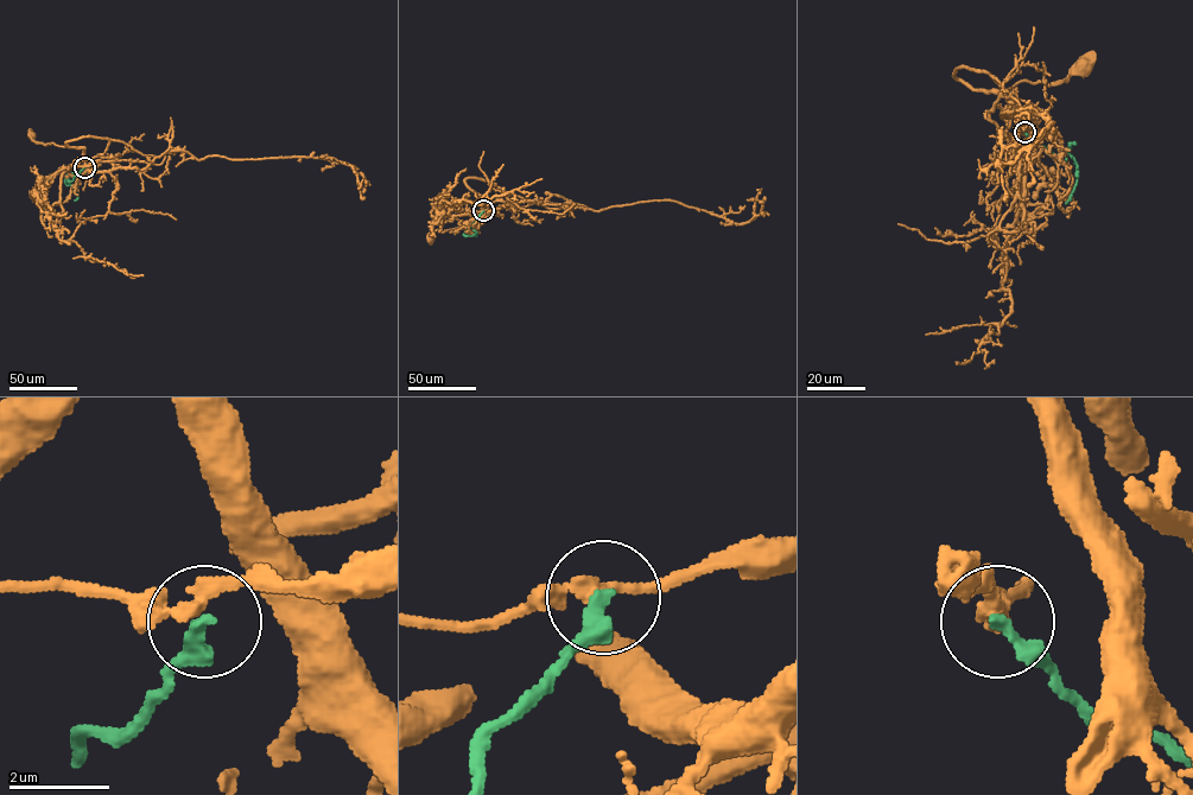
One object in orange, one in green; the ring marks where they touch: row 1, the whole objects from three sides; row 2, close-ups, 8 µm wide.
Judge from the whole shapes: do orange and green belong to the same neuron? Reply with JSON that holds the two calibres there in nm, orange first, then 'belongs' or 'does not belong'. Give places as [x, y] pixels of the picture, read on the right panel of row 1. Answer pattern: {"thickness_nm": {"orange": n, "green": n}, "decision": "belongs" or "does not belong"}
{"thickness_nm": {"orange": 280, "green": 280}, "decision": "does not belong"}

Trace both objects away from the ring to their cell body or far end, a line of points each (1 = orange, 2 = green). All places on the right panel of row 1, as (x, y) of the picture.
1: (1025, 132), (1029, 132), (1030, 121), (1009, 99), (992, 89), (1006, 90), (1025, 81), (1057, 84), (1083, 65)
2: (1025, 133), (1060, 163), (1067, 153), (1074, 159), (1078, 170), (1077, 183), (1065, 204)

